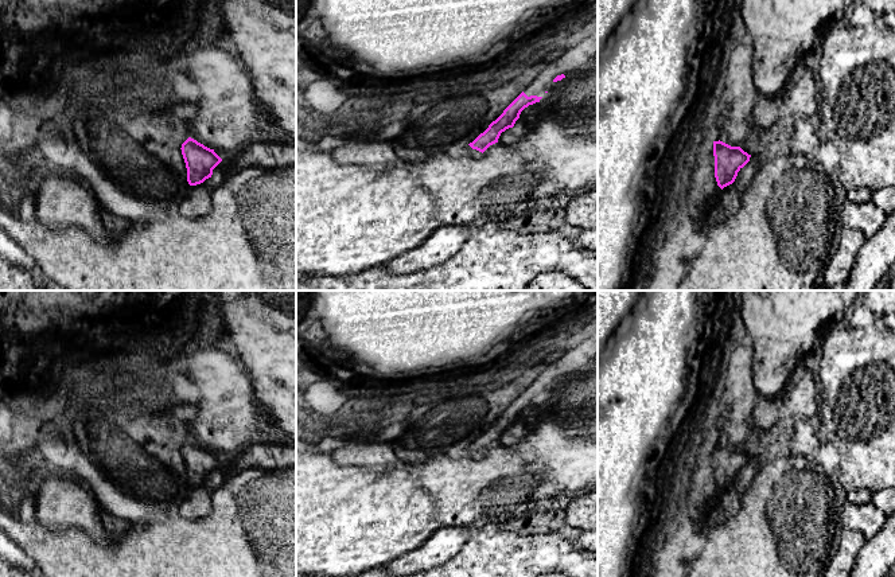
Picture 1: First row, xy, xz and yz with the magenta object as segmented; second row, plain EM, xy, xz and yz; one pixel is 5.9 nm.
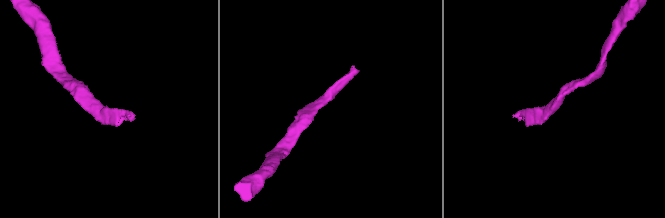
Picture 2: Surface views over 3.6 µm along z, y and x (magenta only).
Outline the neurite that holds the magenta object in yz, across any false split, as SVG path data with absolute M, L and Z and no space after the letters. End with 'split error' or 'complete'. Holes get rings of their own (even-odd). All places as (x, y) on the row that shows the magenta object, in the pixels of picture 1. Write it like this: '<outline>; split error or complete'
M713 141L715 178L723 190L732 184L738 172L750 161L751 155L740 147L731 147L723 141Z; complete

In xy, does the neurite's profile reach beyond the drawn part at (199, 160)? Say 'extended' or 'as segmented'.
as segmented

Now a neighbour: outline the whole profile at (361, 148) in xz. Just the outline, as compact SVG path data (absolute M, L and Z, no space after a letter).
M350 120L339 130L345 143L332 151L334 159L341 164L366 168L392 167L400 159L393 141L378 140L363 120Z

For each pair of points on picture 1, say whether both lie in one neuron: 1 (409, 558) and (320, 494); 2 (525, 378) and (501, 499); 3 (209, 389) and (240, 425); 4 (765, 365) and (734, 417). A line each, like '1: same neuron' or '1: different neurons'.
1: different neurons
2: different neurons
3: same neuron
4: different neurons

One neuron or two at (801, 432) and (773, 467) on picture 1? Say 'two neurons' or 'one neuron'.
two neurons

